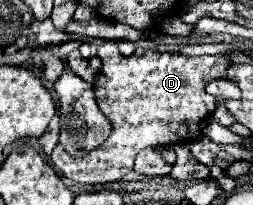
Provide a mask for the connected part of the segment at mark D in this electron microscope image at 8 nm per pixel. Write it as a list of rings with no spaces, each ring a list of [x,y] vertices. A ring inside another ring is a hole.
[[[115,42],[101,44],[97,54],[103,60],[101,72],[97,72],[95,78],[95,96],[101,112],[111,122],[111,134],[109,138],[95,150],[85,152],[83,158],[75,158],[61,144],[57,144],[51,152],[53,166],[67,176],[73,182],[85,182],[85,184],[103,184],[121,180],[125,174],[133,170],[133,158],[145,148],[145,146],[165,146],[165,144],[181,144],[189,142],[193,138],[199,138],[203,134],[203,120],[215,110],[215,100],[205,92],[205,84],[215,78],[227,78],[227,56],[183,56],[177,52],[159,52],[155,48],[137,48],[131,56],[123,56],[117,50]]]

